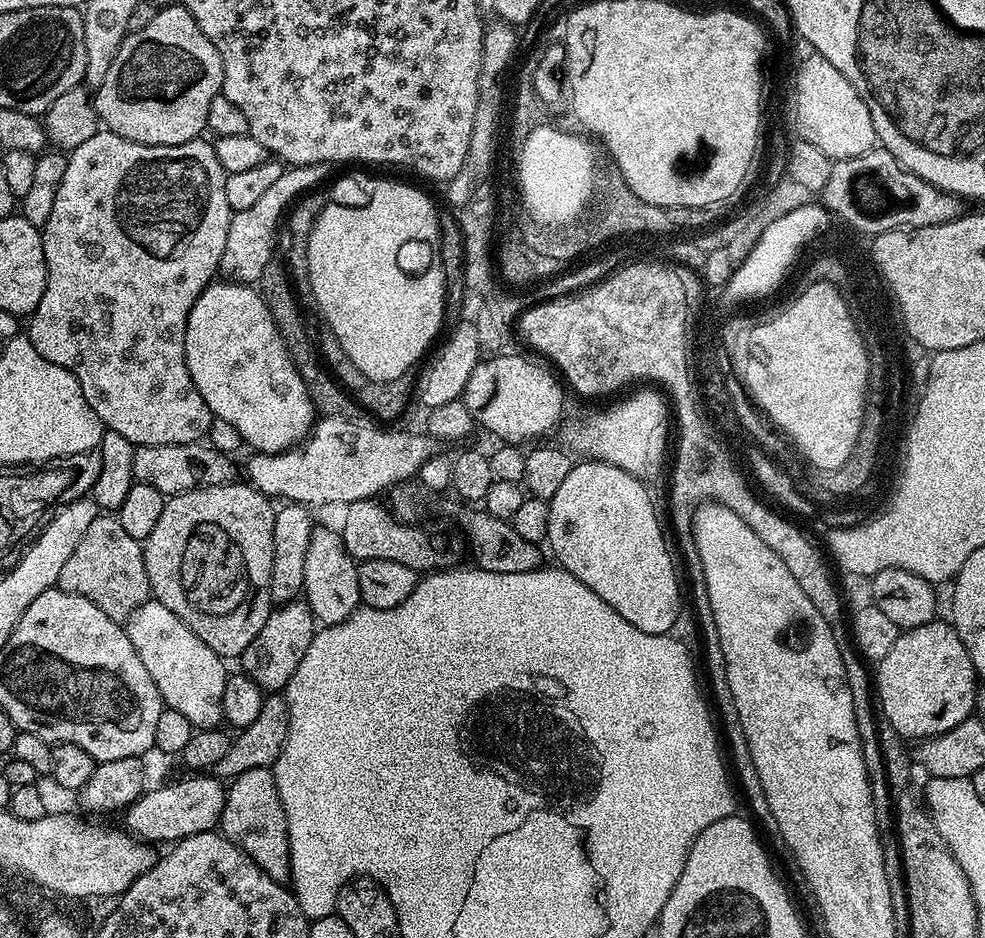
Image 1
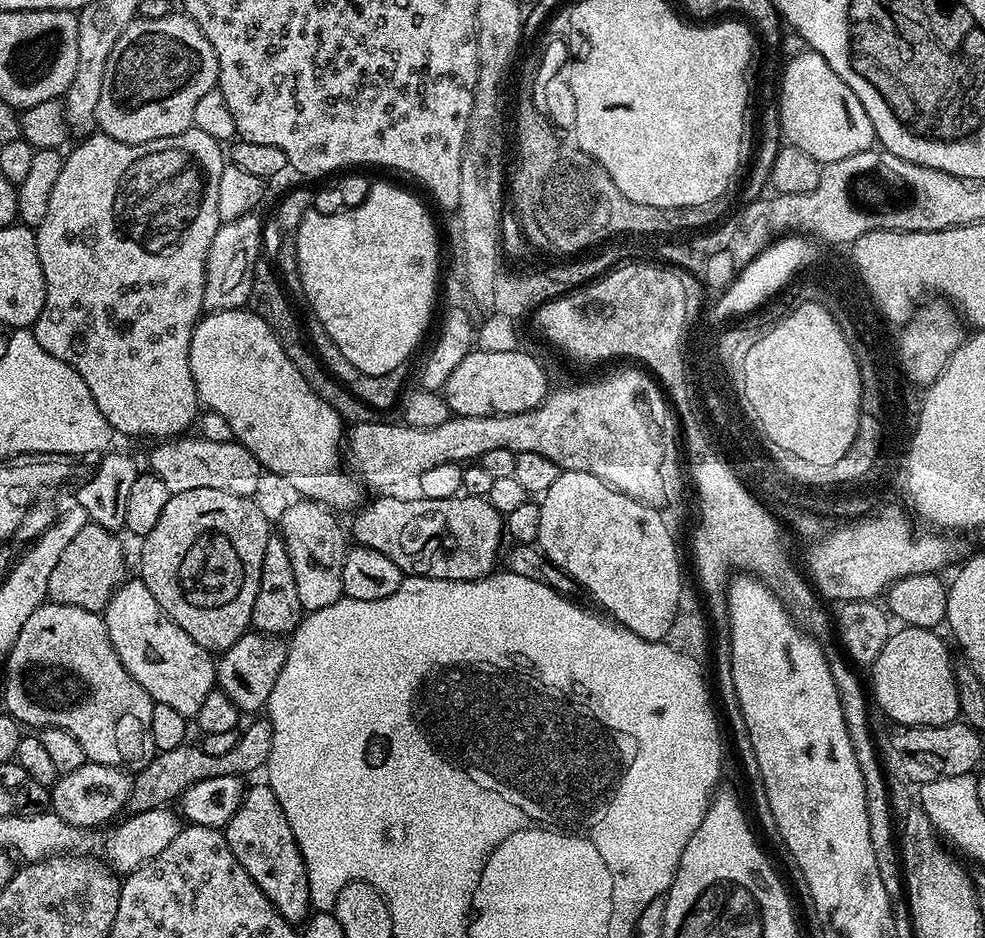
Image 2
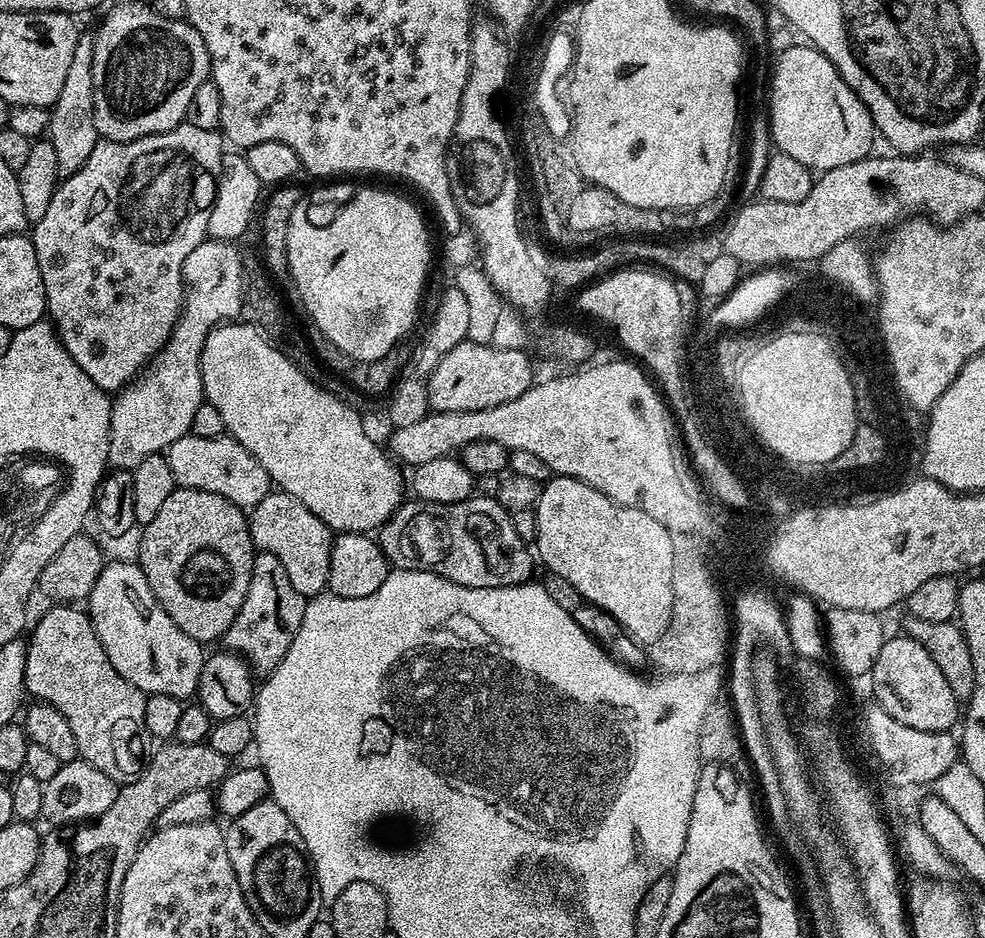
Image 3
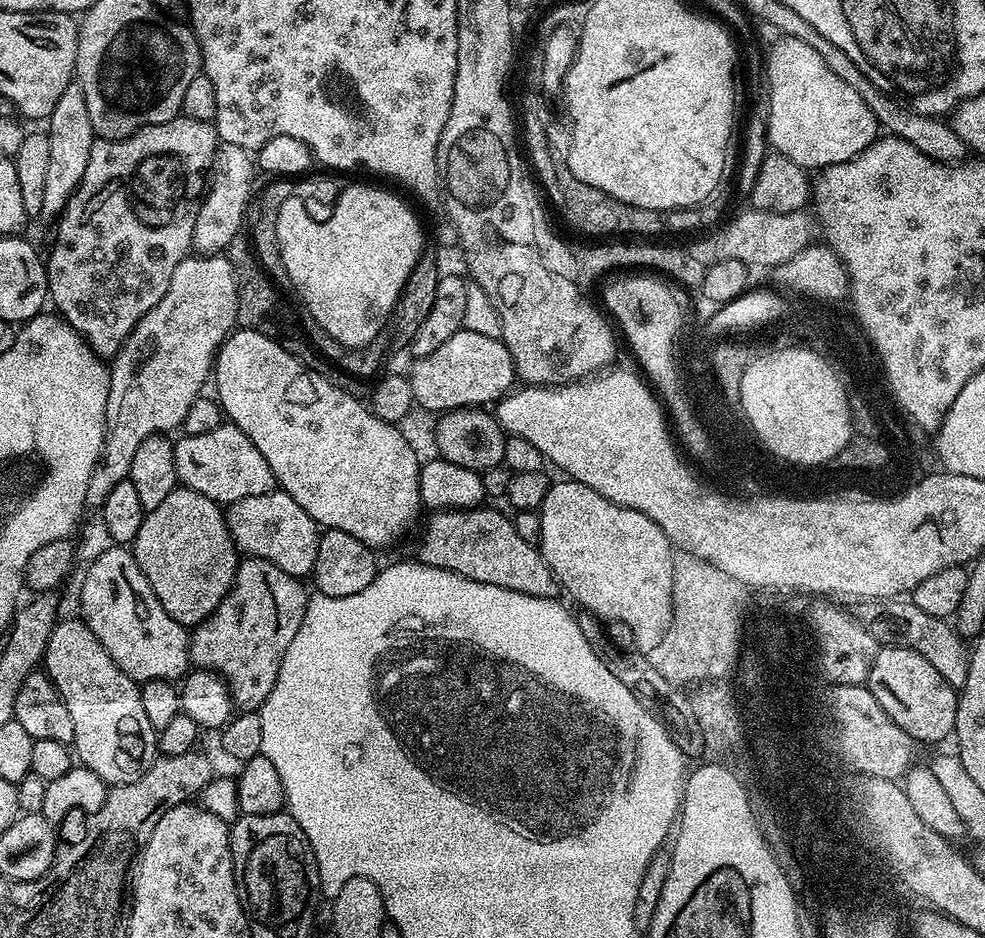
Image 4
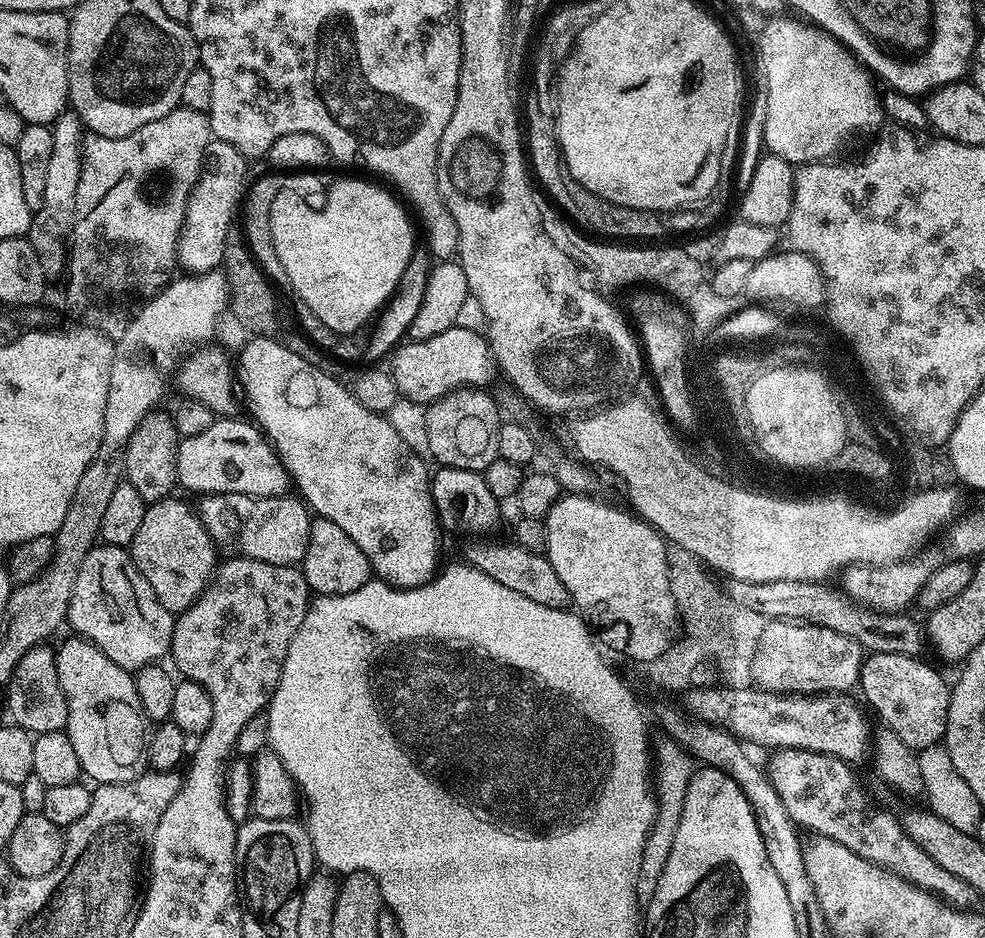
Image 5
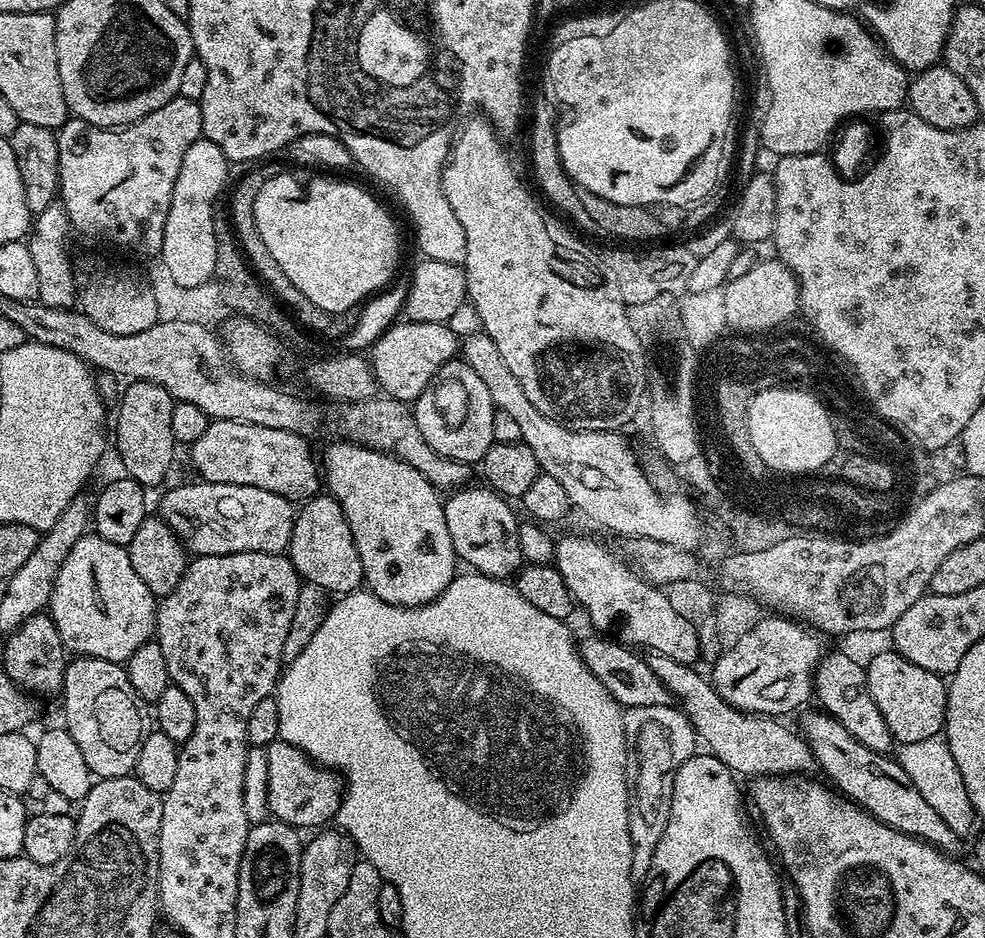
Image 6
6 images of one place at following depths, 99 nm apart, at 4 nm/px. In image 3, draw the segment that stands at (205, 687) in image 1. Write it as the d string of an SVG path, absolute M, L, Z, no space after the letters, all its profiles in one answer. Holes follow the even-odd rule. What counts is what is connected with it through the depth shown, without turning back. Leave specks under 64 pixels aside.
M128 560L105 563L88 595L86 611L92 617L106 658L110 658L110 666L126 682L145 694L170 694L183 701L195 697L206 659L205 649L190 634L174 626L174 618L154 598L154 590L150 590L150 582L146 582L139 563L131 564Z

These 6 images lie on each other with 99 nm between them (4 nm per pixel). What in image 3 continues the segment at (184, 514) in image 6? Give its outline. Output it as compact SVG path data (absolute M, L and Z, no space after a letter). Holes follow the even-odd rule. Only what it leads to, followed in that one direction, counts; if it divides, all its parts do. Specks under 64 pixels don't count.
M279 490L269 491L268 496L247 513L247 517L253 544L259 551L274 554L274 558L282 562L298 594L311 598L327 589L334 533L317 516L310 514L298 498Z

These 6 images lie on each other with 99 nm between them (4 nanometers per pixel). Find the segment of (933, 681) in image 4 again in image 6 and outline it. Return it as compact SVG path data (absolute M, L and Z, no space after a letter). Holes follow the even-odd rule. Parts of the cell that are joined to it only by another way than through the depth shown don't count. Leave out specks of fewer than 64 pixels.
M895 650L879 654L866 669L870 695L882 712L882 718L885 719L886 726L889 727L893 741L897 745L922 742L922 738L934 738L943 733L948 689L941 677L934 675L930 670L922 670L922 666L914 666L914 662L902 658Z

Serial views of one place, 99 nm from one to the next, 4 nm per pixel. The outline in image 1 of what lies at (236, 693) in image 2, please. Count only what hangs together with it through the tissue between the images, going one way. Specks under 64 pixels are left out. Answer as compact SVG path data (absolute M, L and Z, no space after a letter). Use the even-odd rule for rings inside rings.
M284 602L281 606L273 607L270 618L266 618L266 626L262 626L262 630L258 634L258 638L254 638L254 642L250 642L250 646L246 646L242 657L244 663L243 671L246 675L268 694L280 694L288 687L290 678L294 678L294 670L298 670L298 662L302 662L302 658L306 658L306 650L310 650L310 642L316 637L318 631L318 621L313 616L312 611L308 609L307 603L304 602Z

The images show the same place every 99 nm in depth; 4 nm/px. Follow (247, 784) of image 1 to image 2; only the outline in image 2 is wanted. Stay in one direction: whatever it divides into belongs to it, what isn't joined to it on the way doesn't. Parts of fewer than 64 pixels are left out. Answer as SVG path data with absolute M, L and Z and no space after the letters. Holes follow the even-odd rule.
M264 782L253 788L251 785L223 833L242 870L246 870L258 890L270 898L278 914L293 922L303 921L310 912L310 882L294 830L290 830L290 822L286 822L274 790Z

